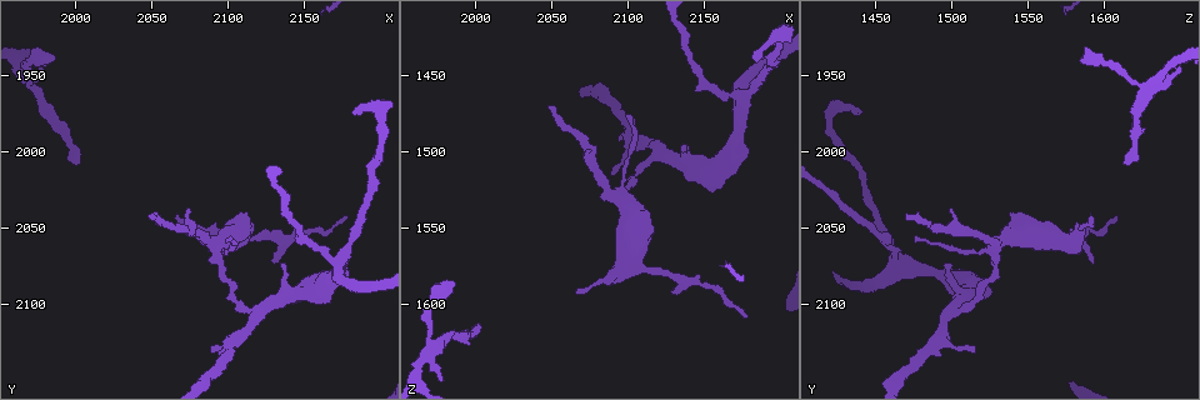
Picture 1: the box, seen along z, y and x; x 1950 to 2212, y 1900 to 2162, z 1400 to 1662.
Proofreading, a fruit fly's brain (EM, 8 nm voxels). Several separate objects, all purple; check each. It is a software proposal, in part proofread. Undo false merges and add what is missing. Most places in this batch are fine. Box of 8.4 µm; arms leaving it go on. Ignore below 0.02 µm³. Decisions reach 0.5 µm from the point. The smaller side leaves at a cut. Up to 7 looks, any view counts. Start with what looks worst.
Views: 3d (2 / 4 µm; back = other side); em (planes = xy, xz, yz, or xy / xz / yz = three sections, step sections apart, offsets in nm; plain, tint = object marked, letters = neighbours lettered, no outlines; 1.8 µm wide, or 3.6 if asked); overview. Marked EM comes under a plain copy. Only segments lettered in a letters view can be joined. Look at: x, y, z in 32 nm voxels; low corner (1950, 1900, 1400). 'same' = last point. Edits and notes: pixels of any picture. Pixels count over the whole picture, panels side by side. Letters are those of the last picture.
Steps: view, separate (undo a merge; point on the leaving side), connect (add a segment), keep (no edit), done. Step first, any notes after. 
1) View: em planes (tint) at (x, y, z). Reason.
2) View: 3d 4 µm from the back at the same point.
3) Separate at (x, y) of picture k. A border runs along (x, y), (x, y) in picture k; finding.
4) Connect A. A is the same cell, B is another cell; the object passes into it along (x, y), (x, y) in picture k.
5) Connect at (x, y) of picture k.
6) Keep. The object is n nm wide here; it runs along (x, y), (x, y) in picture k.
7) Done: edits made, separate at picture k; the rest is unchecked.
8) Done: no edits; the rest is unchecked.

View: 3d 2 µm from the back at (2174, 2078, 1474). Abrupt turn.

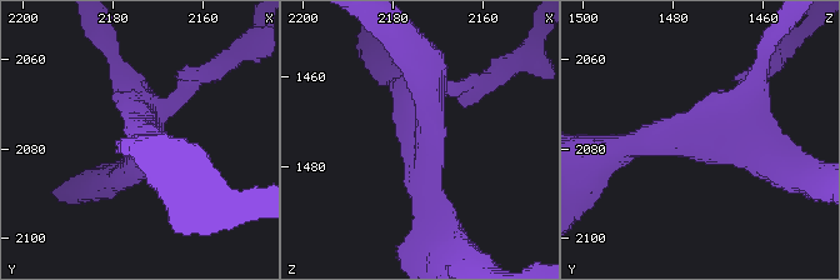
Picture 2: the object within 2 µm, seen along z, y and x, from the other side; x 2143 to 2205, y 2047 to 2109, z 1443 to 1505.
View: em yz step 8 (tint) at (2172, 2076, 1474).

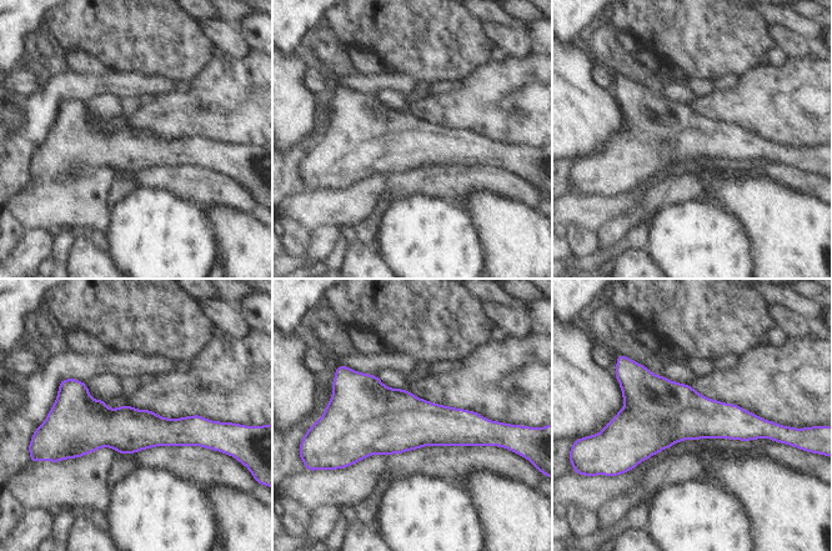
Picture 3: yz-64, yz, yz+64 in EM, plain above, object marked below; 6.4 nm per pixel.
View: em planes (letters) at the same point.

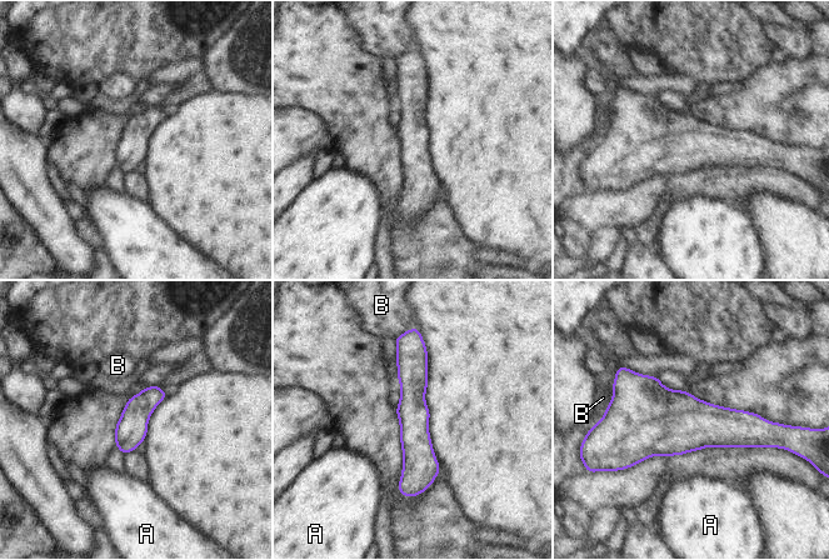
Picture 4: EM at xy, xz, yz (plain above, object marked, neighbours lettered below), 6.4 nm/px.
Keep. A and B are other cells; a border runs along (624, 366), (642, 374), (657, 376) in picture 4; all the same neuron.

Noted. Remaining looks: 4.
View: 3d 2 µm at (2002, 2006, 1614). Free end.

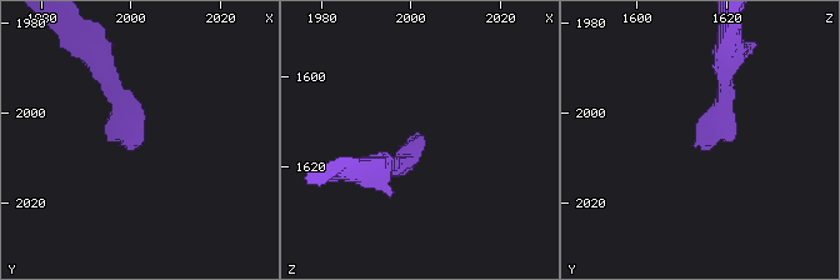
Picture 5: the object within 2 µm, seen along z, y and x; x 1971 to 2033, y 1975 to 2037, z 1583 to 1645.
View: em planes (letters) at (2002, 2007, 1612). Now the EM.

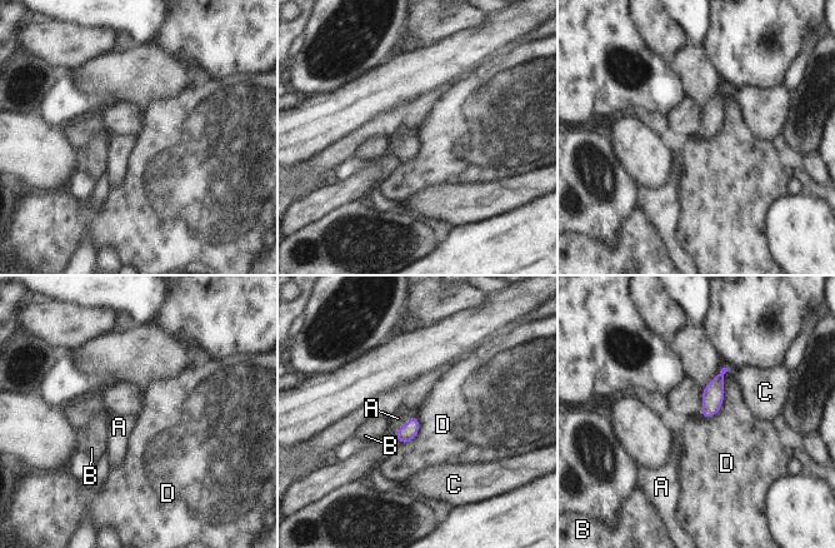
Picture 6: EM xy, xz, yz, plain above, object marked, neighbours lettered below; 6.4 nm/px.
Connect A. A is the same cell, B, C and D are other cells; the object passes into it along (409, 431), (403, 427), (398, 418) in picture 6; it goes on there.

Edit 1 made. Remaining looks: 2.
View: em planes (letters) at (1986, 1940, 1586). Tapers out.

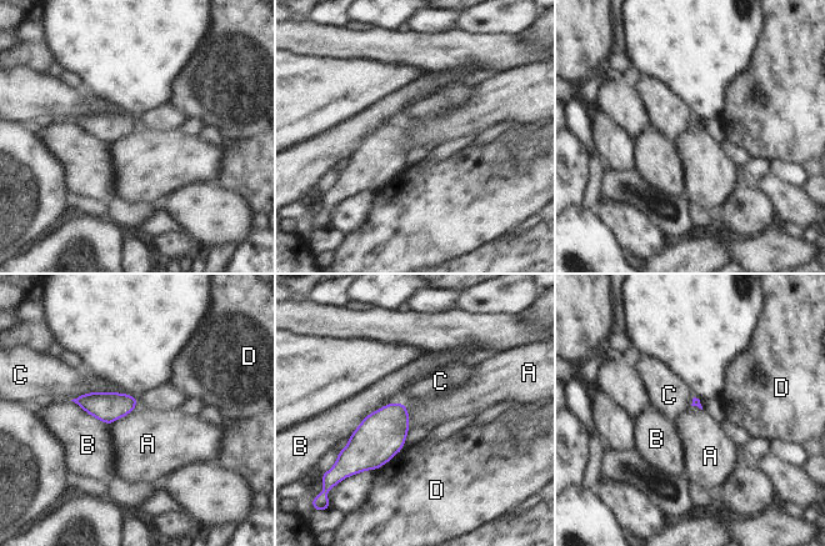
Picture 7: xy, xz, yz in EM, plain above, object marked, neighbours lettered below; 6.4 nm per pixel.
Keep. A, B, C and D are other cells; none of them fits.

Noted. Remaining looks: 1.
Done: edits made, connect at picture 6; the rest is unchecked.

